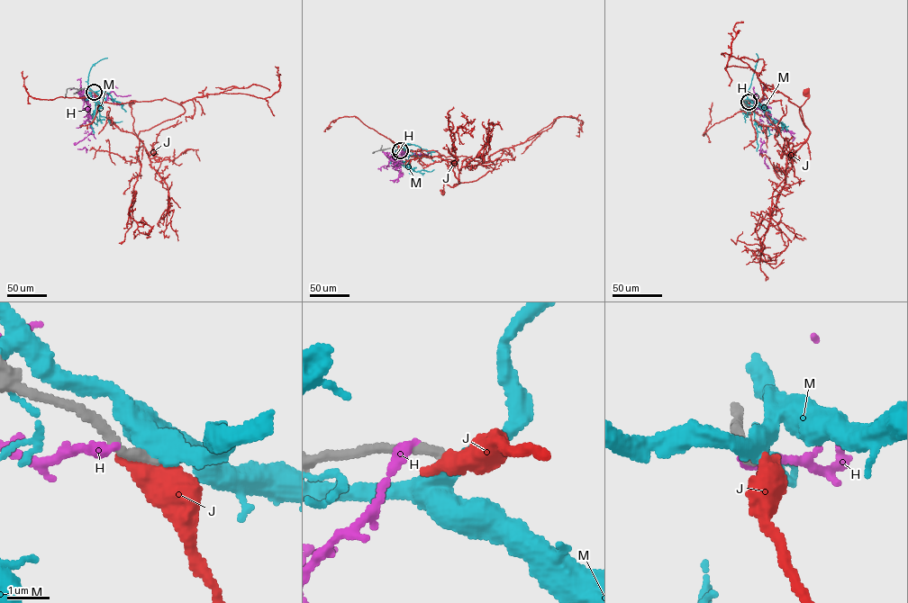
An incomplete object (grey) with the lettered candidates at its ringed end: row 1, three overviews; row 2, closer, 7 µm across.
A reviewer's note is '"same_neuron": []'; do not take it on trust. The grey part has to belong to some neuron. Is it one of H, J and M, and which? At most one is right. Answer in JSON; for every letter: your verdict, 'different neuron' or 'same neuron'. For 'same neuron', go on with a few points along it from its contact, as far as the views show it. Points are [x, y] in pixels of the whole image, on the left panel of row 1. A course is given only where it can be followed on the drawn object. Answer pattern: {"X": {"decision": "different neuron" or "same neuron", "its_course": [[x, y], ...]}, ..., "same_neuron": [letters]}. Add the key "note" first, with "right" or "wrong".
{"note": "right", "H": {"decision": "different neuron"}, "J": {"decision": "different neuron"}, "M": {"decision": "different neuron"}, "same_neuron": []}

